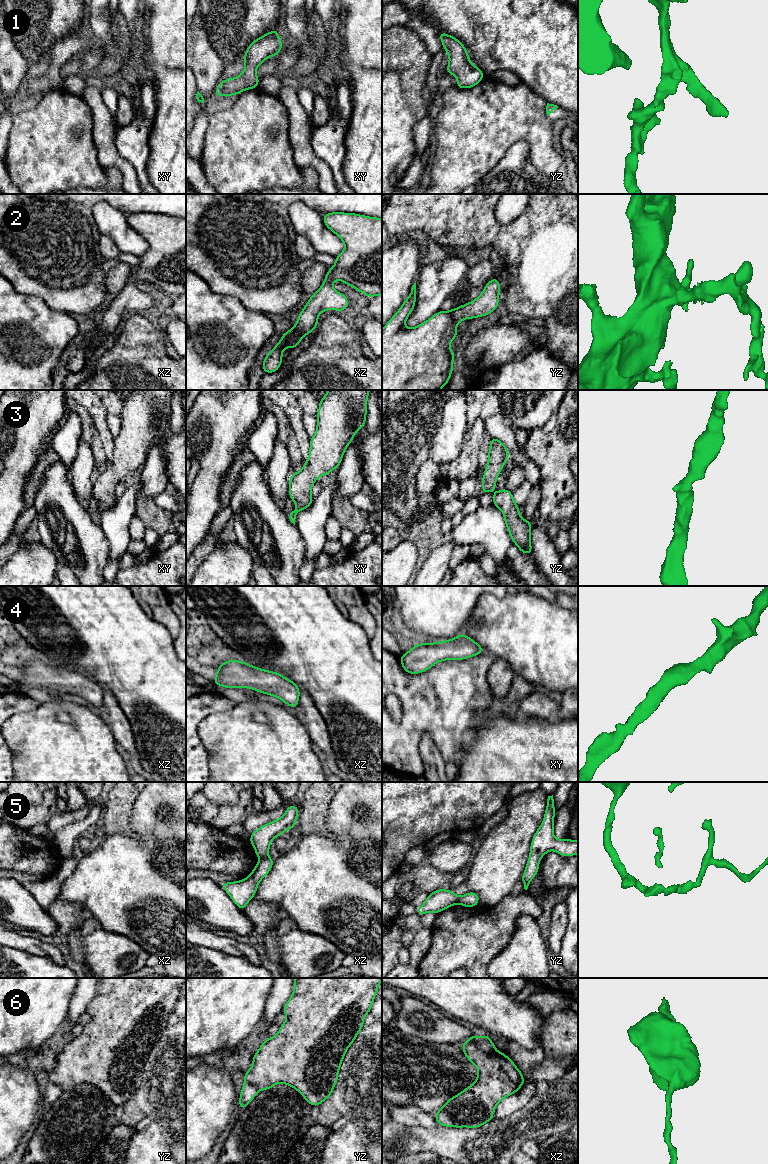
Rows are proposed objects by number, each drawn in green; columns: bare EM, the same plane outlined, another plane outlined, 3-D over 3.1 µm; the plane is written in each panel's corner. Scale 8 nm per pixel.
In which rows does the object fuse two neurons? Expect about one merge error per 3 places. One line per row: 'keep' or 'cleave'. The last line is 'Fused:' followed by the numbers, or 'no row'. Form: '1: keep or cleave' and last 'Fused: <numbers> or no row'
1: keep
2: keep
3: keep
4: keep
5: cleave
6: cleave
Fused: 5, 6

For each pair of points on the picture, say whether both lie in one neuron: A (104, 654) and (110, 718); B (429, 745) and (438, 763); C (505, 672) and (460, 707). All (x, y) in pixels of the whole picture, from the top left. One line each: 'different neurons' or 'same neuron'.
A: different neurons
B: same neuron
C: different neurons

